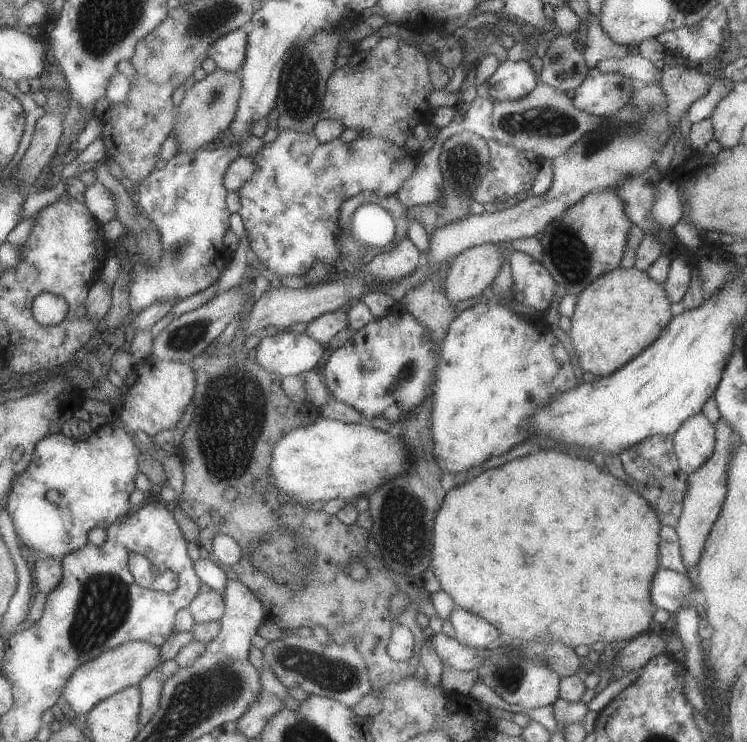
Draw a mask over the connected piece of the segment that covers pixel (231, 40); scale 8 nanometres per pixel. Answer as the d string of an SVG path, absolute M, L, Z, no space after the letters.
M250 27L235 30L223 36L211 46L210 58L214 59L222 69L238 72L243 78L244 64L248 60L250 50Z

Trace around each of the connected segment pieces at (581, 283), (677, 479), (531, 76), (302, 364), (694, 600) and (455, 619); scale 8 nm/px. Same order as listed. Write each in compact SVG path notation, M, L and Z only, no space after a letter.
M613 188L588 193L558 221L552 222L540 238L544 248L543 263L552 271L552 278L559 288L577 297L603 274L620 267L632 226L633 222L626 216L624 202Z
M660 435L649 436L646 440L637 442L636 446L621 450L619 457L624 465L624 472L632 480L631 487L654 508L661 524L678 528L684 497L688 490L688 475L679 466L673 438Z
M528 60L504 62L488 82L492 99L498 102L524 100L541 83L538 76Z
M288 329L275 336L263 335L258 348L260 363L267 370L285 378L308 374L326 354L324 344L308 332L299 334Z
M660 567L653 576L654 580L652 580L652 586L650 586L650 598L652 598L652 603L656 604L657 608L664 608L669 613L676 614L684 606L695 606L702 612L702 602L699 595L694 592L695 586L691 582L692 580L688 578L688 574Z
M458 606L454 610L451 621L460 642L477 649L488 648L492 642L499 640L503 634L490 620L472 612L472 610L466 610L462 606Z

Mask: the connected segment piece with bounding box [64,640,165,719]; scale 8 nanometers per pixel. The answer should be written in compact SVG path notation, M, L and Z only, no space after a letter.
M148 640L130 641L118 646L118 648L104 653L100 658L80 666L80 670L76 670L76 674L70 678L68 690L64 690L64 699L81 719L84 714L88 716L96 706L107 698L131 686L140 686L142 681L154 670L162 670L165 662L160 664L160 658L162 658L161 646L154 642L148 642Z

